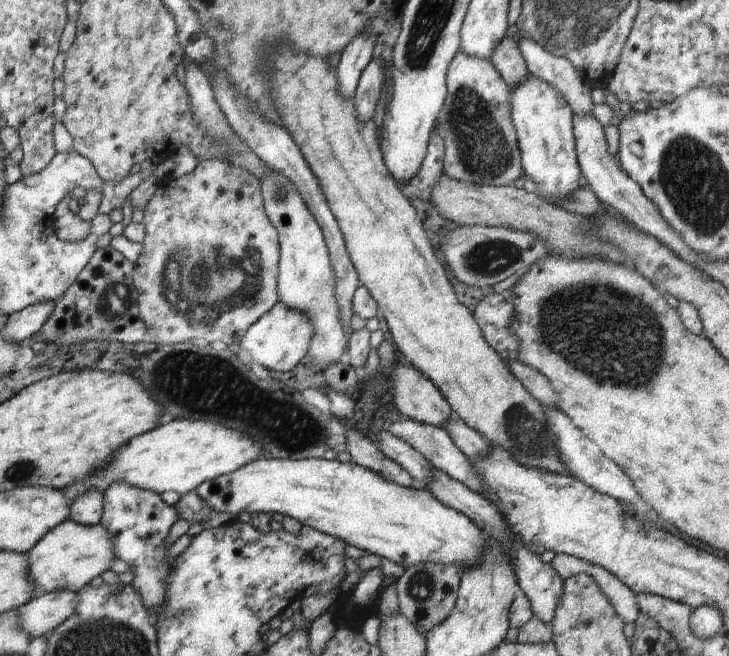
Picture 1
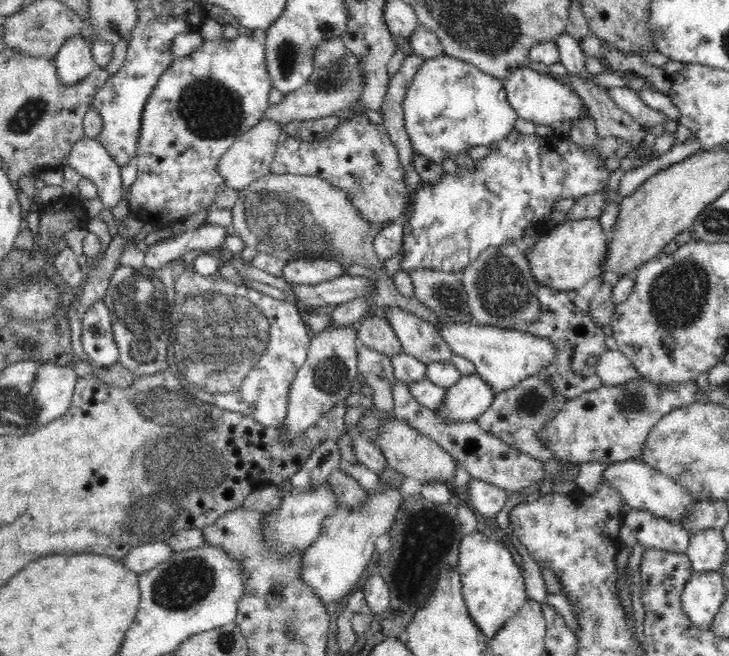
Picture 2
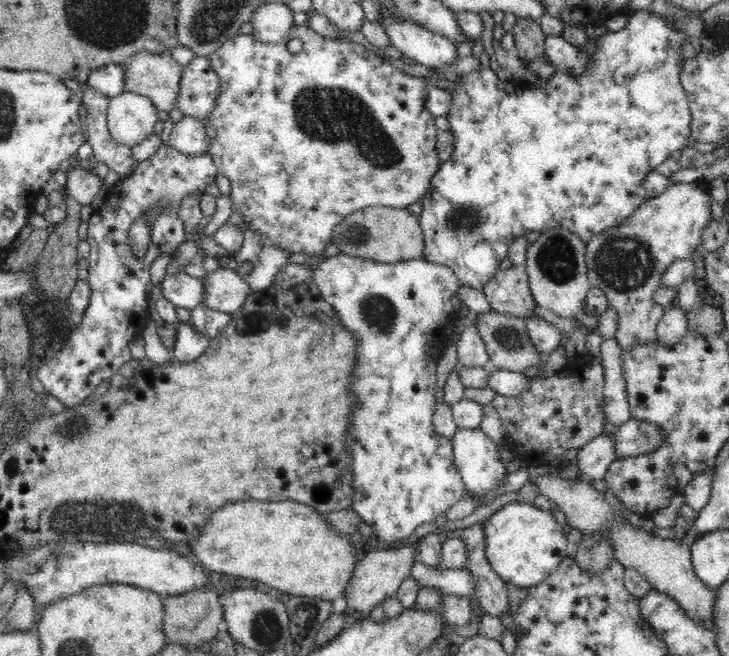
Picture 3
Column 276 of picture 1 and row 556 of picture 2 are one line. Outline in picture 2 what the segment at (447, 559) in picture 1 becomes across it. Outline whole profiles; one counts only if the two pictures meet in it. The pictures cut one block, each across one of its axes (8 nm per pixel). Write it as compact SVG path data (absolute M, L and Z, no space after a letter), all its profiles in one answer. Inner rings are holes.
M477 530L463 537L456 569L461 576L461 589L470 617L482 634L492 640L505 622L529 599L522 570L514 562L506 545L494 535Z

